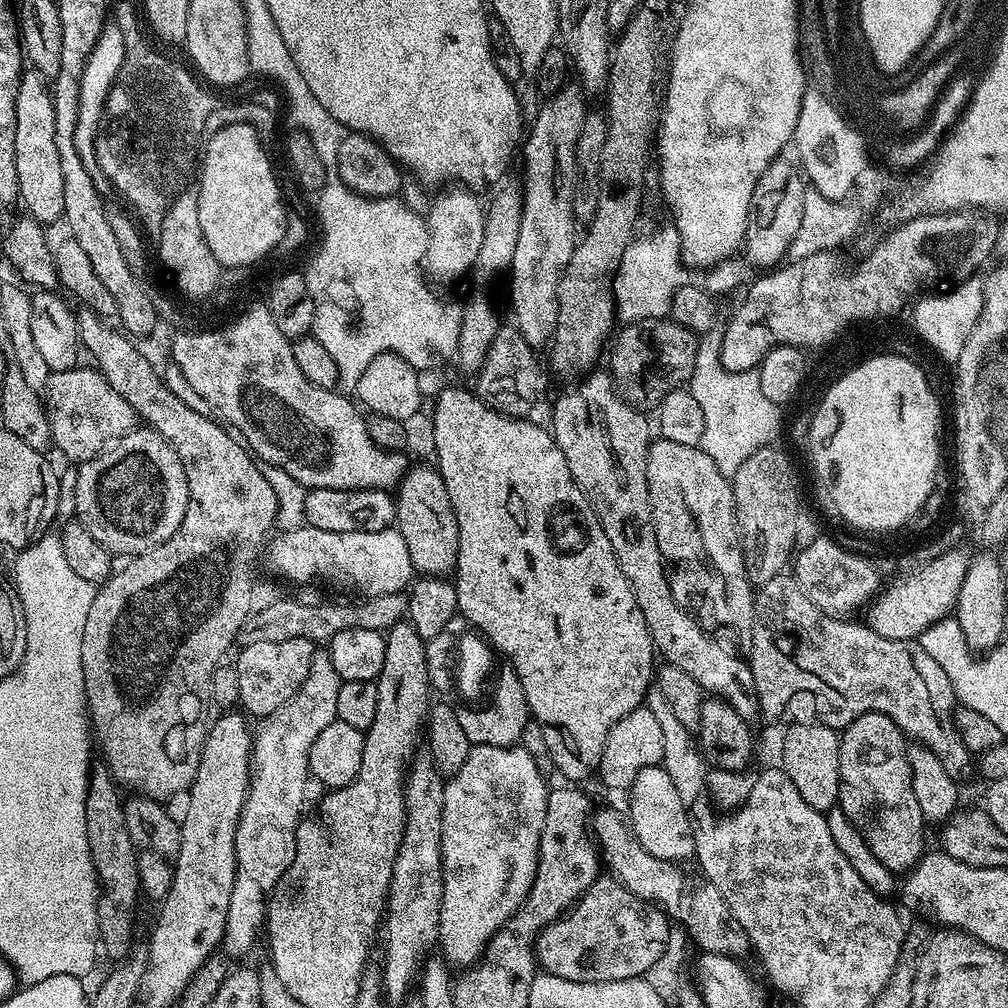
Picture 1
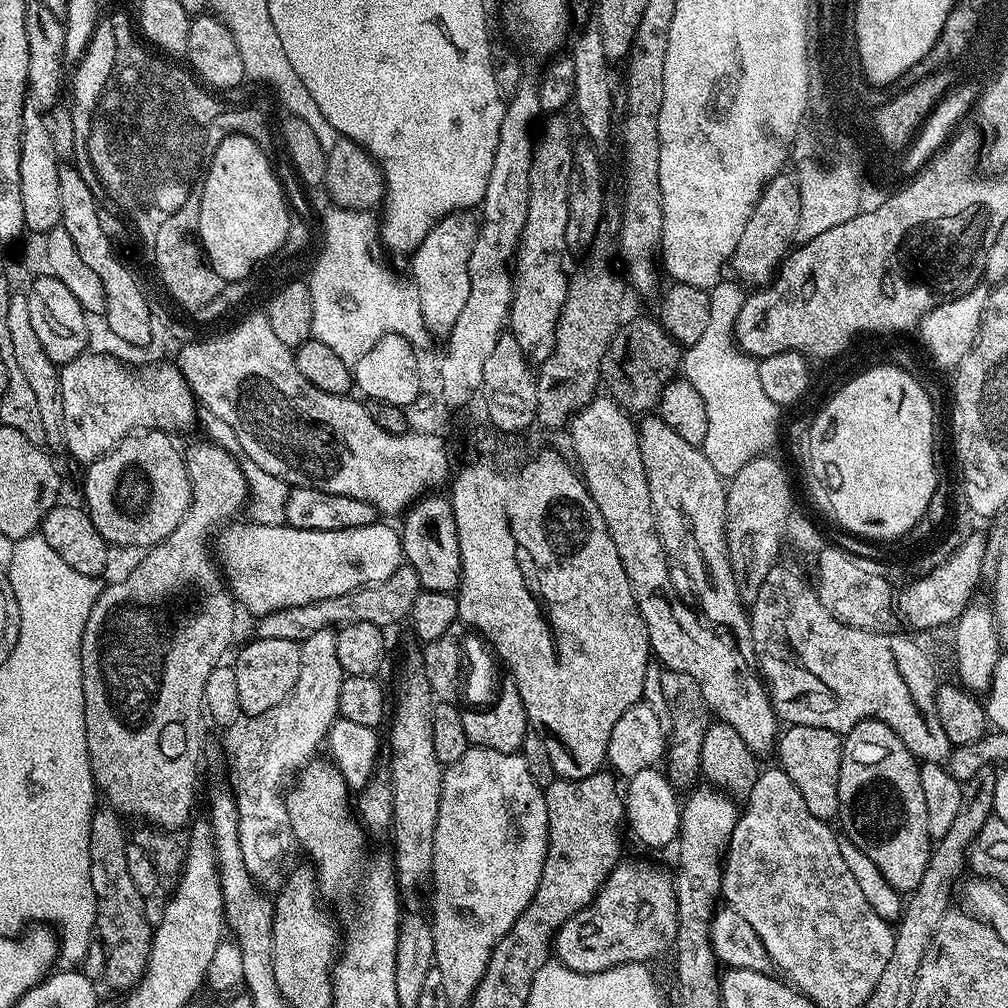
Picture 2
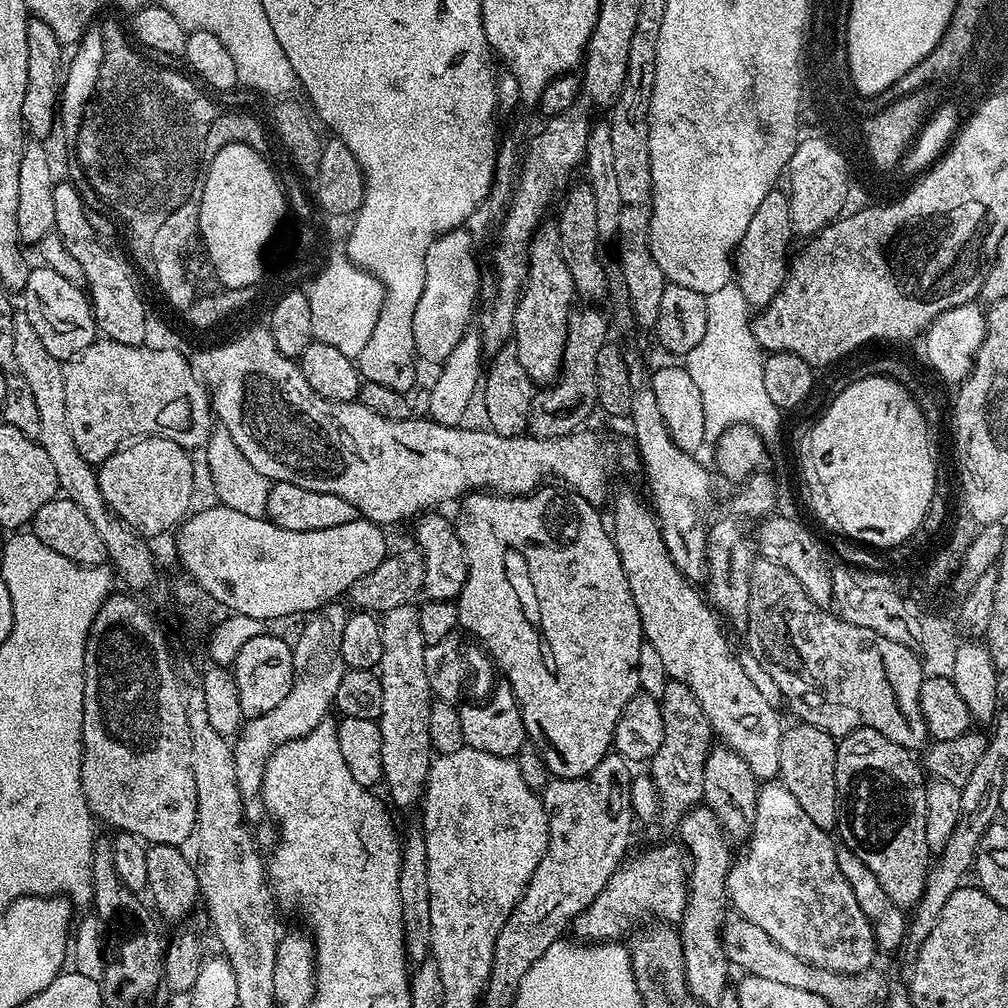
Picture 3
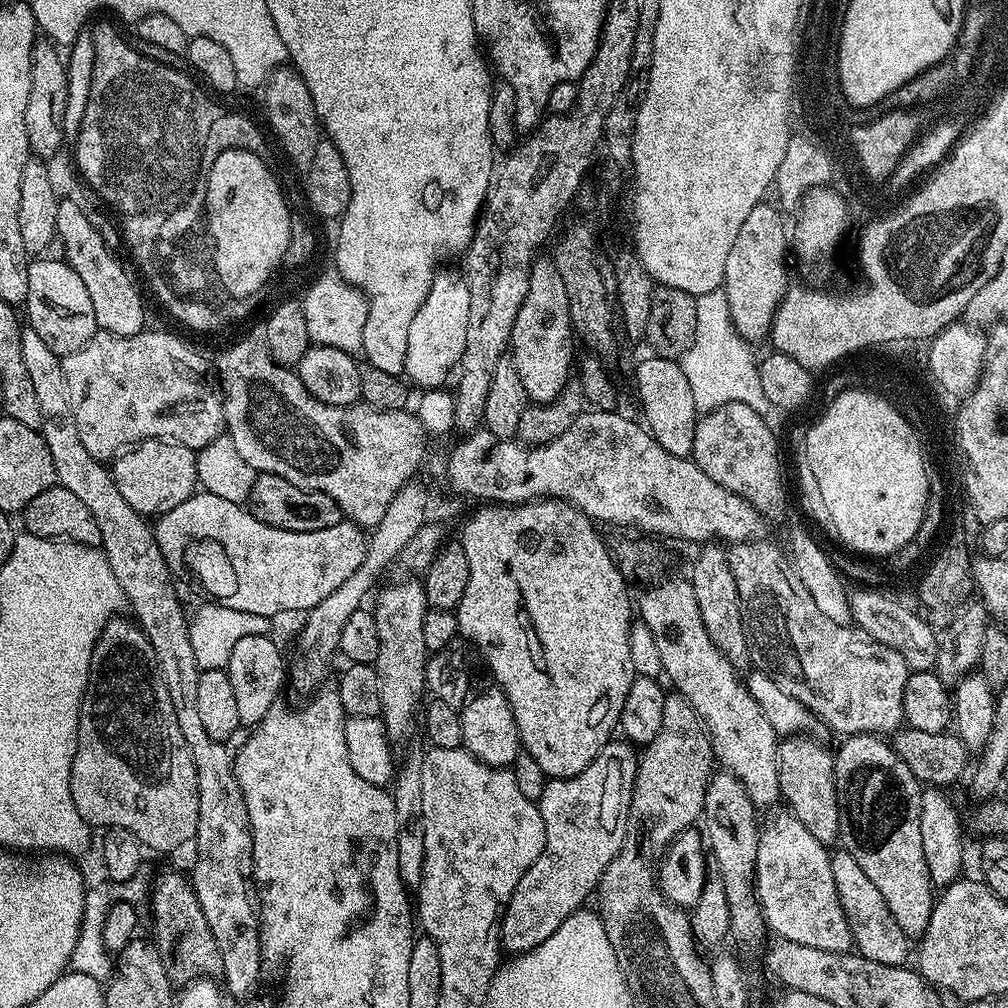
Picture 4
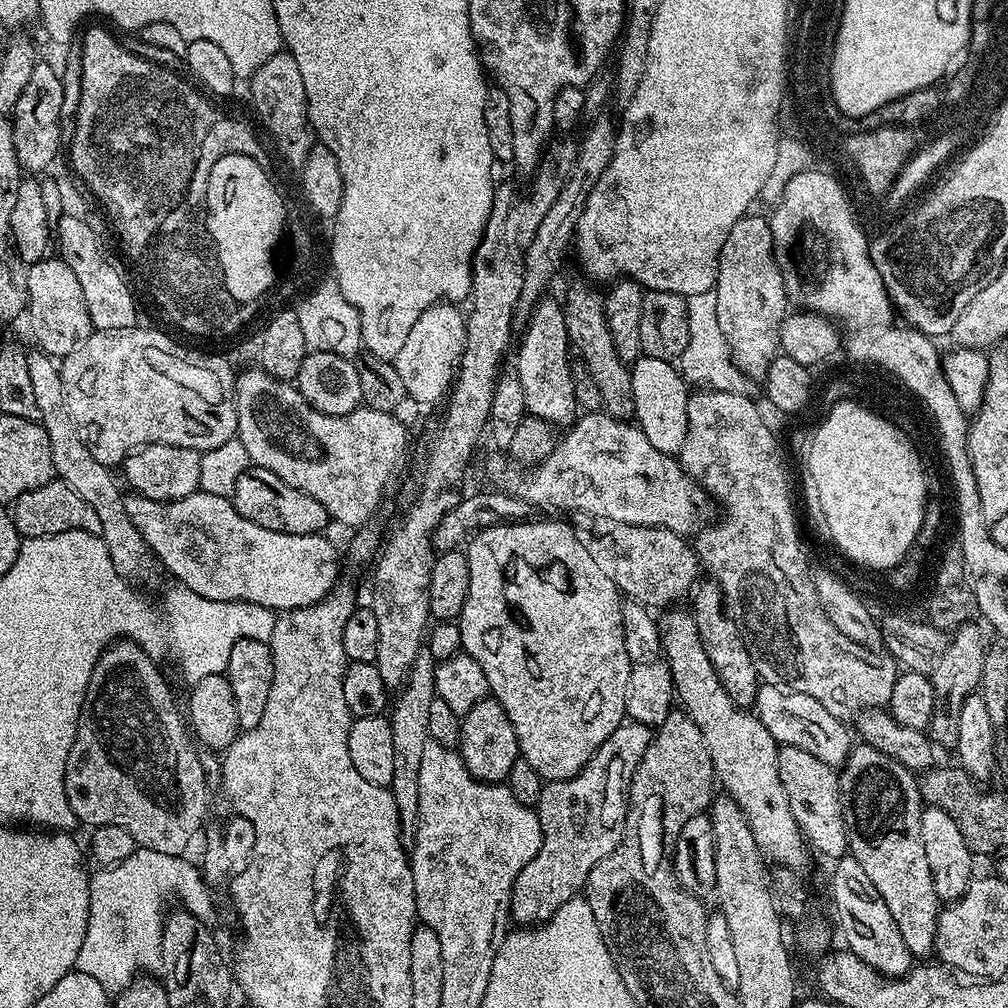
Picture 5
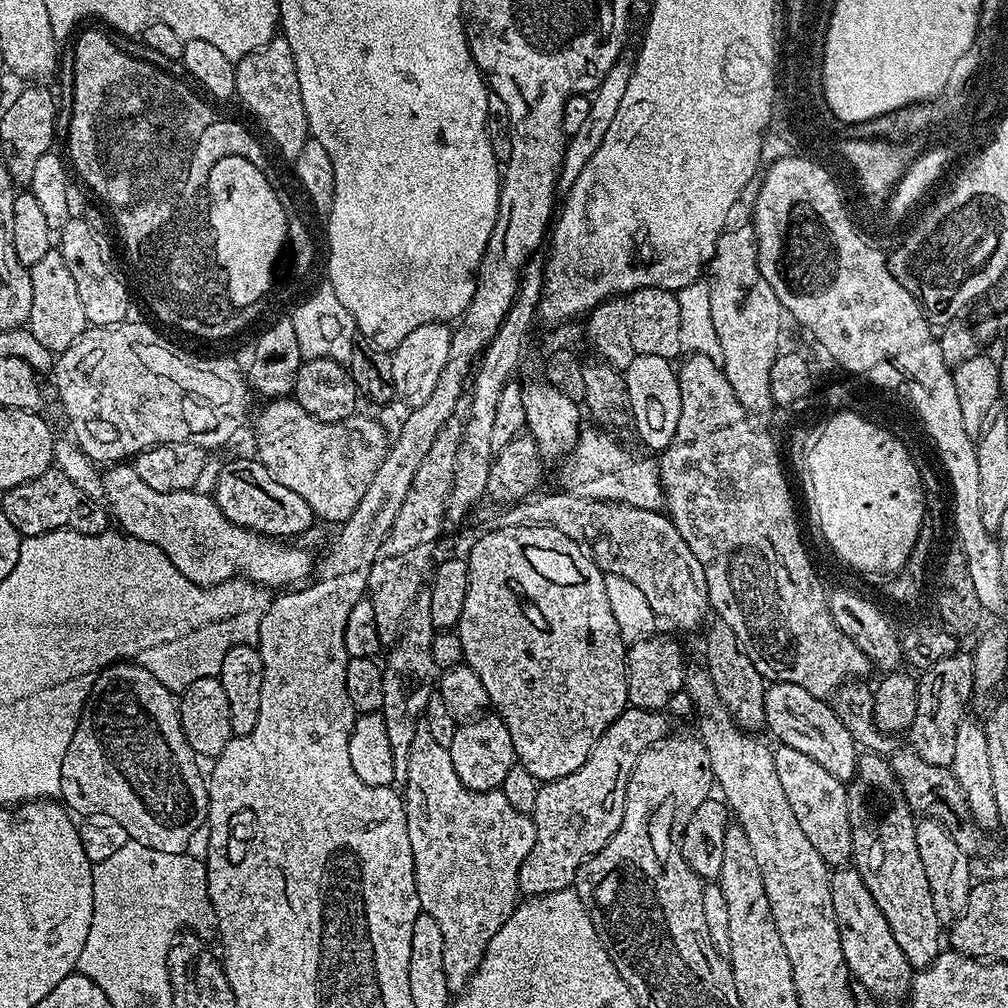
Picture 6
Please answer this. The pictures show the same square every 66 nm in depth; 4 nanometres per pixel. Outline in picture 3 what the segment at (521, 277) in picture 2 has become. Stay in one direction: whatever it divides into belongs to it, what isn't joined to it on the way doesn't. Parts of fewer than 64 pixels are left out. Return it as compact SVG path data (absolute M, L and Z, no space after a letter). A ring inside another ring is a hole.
M552 222L541 223L528 243L528 277L524 289L520 291L512 327L518 362L522 362L522 370L526 370L533 385L547 386L560 375L568 313L573 311L572 300L576 299L574 278L570 278L570 270L566 270L566 262L562 262L560 235L556 225Z

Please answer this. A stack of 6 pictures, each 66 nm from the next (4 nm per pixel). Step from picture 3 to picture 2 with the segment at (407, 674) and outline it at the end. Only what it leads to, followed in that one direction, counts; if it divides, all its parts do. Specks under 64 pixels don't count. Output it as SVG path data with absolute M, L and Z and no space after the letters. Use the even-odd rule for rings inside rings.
M419 651L412 652L408 656L408 661L404 664L404 677L400 680L396 692L396 709L391 709L390 723L388 728L388 742L386 738L386 748L388 744L388 773L386 779L392 785L392 844L396 847L394 855L394 875L399 887L414 888L418 884L427 885L432 874L432 855L434 854L434 826L438 822L438 802L442 788L442 778L444 768L438 762L434 754L434 741L432 741L432 728L430 718L432 717L432 705L434 697L430 690L430 682L426 682L424 677L424 661Z

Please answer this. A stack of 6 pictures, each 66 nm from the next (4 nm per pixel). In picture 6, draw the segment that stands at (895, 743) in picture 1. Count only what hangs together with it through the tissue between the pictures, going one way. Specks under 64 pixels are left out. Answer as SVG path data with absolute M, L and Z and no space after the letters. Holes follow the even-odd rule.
M861 755L856 772L851 780L847 781L846 787L852 827L851 863L858 870L858 874L862 874L862 882L866 882L866 890L874 894L874 902L878 902L878 910L882 910L882 918L890 922L890 934L894 934L902 954L906 954L906 962L910 962L914 970L930 966L942 950L942 932L940 936L942 925L938 913L934 910L934 894L930 894L930 882L926 882L922 857L918 855L917 817L910 810L904 791L896 783L891 763L883 756Z

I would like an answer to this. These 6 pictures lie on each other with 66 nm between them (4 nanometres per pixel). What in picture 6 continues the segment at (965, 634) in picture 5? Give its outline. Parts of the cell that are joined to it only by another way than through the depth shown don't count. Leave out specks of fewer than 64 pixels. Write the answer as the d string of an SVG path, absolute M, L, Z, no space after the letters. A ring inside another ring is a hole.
M958 650L952 656L934 662L919 673L916 682L918 710L914 712L914 722L908 727L906 739L913 752L934 766L949 767L954 758L954 745L958 739L958 726L965 719L964 707L974 693L974 662L971 655Z

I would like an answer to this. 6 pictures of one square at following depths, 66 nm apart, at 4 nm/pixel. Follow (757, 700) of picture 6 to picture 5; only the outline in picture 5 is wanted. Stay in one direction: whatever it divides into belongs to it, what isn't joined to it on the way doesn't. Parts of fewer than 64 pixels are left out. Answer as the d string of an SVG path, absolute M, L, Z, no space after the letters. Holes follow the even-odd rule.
M711 578L703 580L701 579L695 585L694 591L691 593L690 601L692 600L692 605L690 605L690 608L696 617L698 634L702 638L706 658L710 658L710 666L714 666L722 686L730 694L732 701L739 708L751 709L762 681L759 674L756 673L756 667L750 658L750 650L746 646L738 626L728 614L720 587Z

